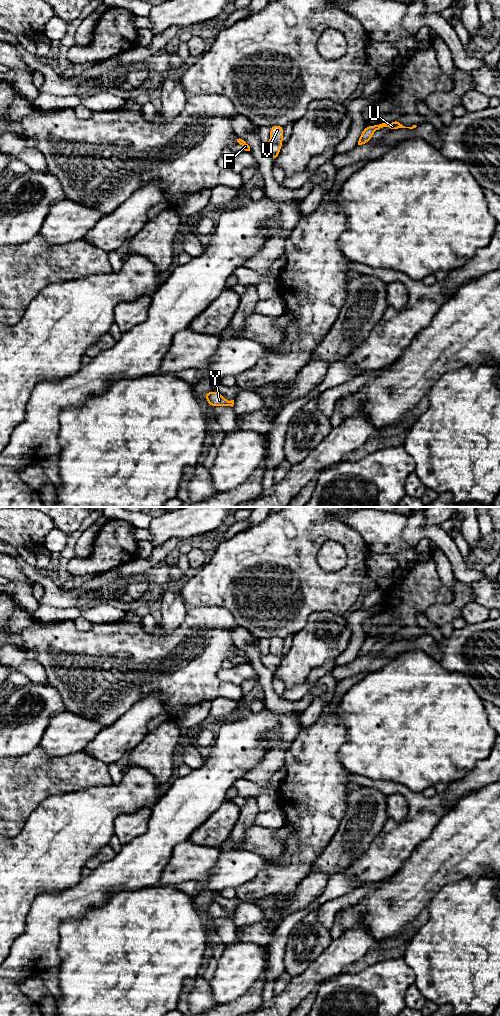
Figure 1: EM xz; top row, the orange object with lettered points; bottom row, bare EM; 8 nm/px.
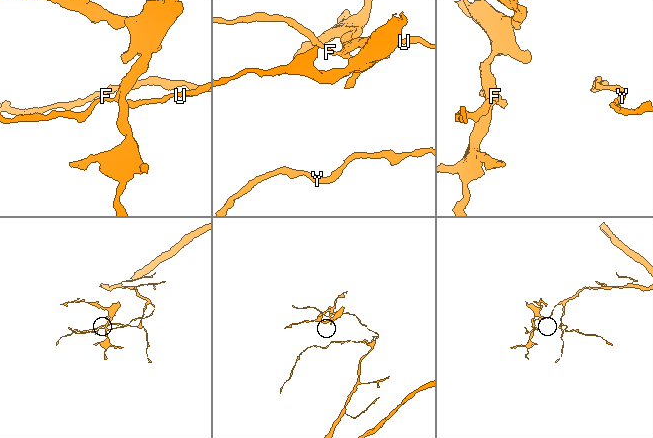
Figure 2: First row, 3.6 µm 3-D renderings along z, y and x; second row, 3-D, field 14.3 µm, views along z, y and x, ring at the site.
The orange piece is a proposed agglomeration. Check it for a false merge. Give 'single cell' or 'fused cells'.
fused cells

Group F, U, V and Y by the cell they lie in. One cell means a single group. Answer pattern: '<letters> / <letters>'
F U Y / V

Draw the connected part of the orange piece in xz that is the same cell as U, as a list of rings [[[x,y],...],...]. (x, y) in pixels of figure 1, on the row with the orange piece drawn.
[[[399,119],[391,123],[382,123],[382,124],[374,125],[374,126],[366,126],[362,134],[360,135],[358,145],[362,145],[362,144],[369,142],[372,138],[373,133],[383,127],[388,127],[391,130],[397,130],[400,128],[413,129],[413,128],[416,128],[417,126],[413,125],[412,127],[405,127],[400,123]]]

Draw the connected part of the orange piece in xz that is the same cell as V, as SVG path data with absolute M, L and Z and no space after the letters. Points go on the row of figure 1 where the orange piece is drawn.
M274 125L270 127L270 142L278 145L283 144L284 127Z

